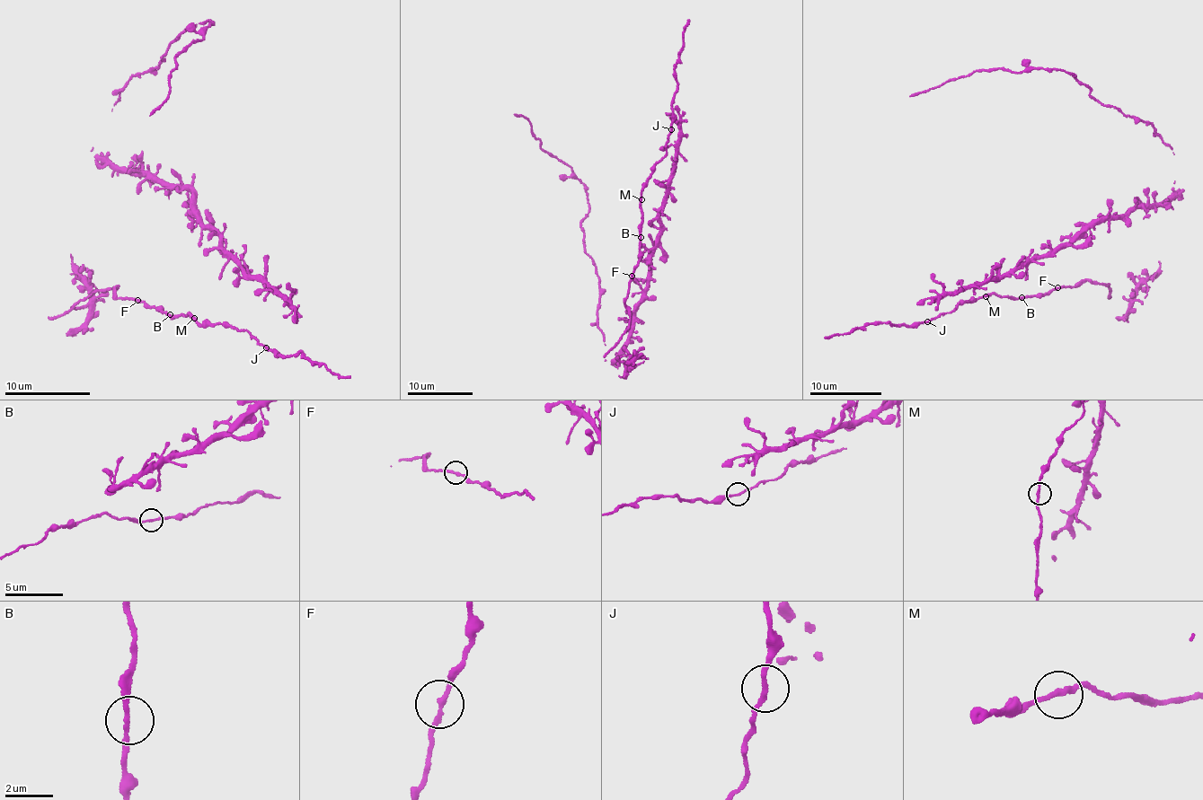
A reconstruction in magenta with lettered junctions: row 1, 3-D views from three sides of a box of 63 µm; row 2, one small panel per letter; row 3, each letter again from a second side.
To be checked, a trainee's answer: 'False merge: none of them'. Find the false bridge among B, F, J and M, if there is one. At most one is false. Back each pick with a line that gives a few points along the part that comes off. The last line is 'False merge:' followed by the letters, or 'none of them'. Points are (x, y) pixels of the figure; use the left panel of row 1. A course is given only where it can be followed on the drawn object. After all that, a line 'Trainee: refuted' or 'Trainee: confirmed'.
False merge: none of them
Trainee: confirmed

